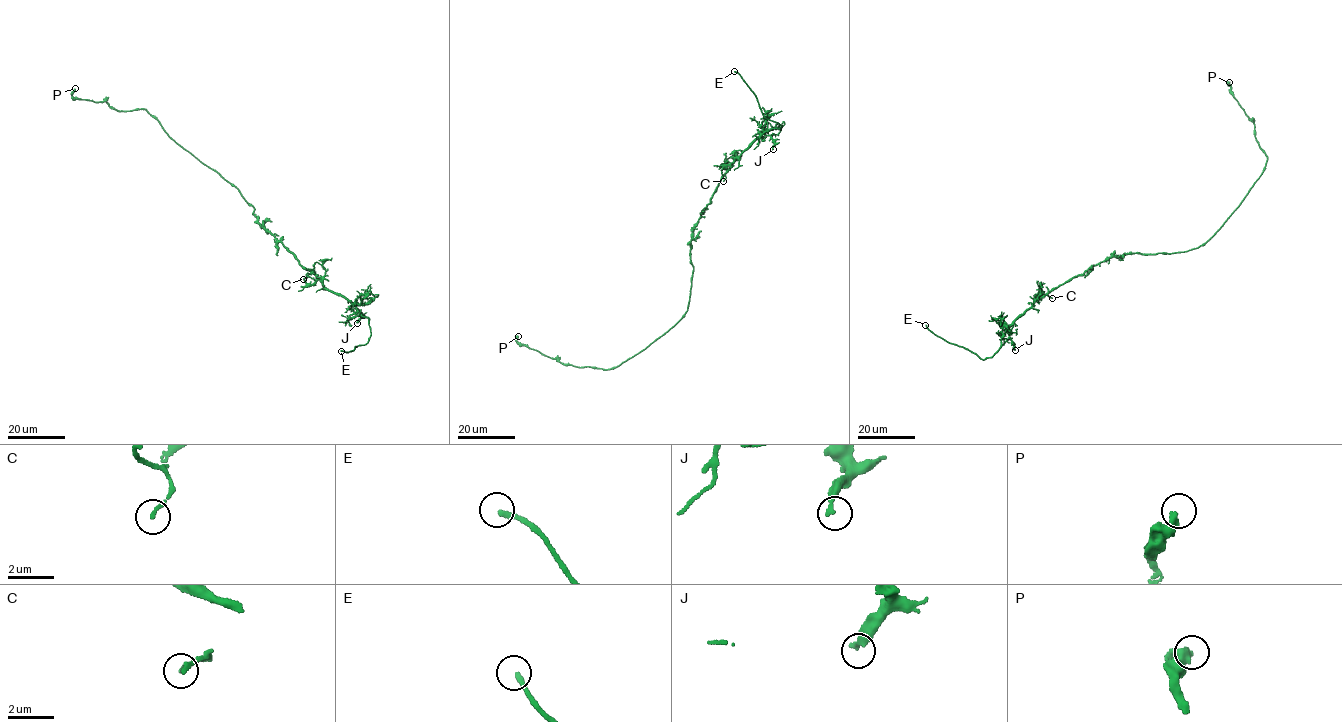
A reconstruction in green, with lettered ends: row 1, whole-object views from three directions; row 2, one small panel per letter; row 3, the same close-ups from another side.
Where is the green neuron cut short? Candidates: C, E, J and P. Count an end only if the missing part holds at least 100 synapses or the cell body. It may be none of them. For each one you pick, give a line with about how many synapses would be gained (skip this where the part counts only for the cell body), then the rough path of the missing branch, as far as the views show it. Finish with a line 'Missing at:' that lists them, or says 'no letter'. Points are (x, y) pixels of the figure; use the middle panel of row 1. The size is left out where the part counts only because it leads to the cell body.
Missing at: E

